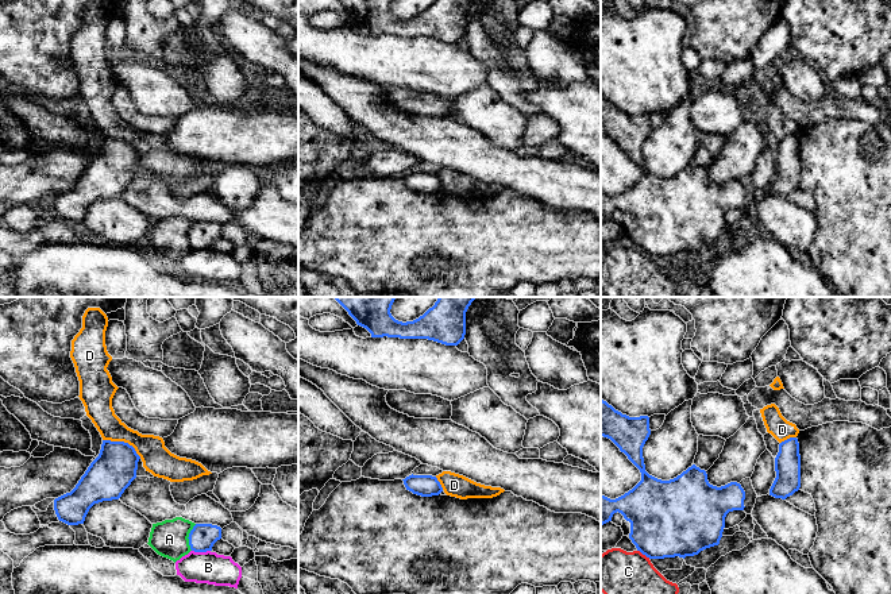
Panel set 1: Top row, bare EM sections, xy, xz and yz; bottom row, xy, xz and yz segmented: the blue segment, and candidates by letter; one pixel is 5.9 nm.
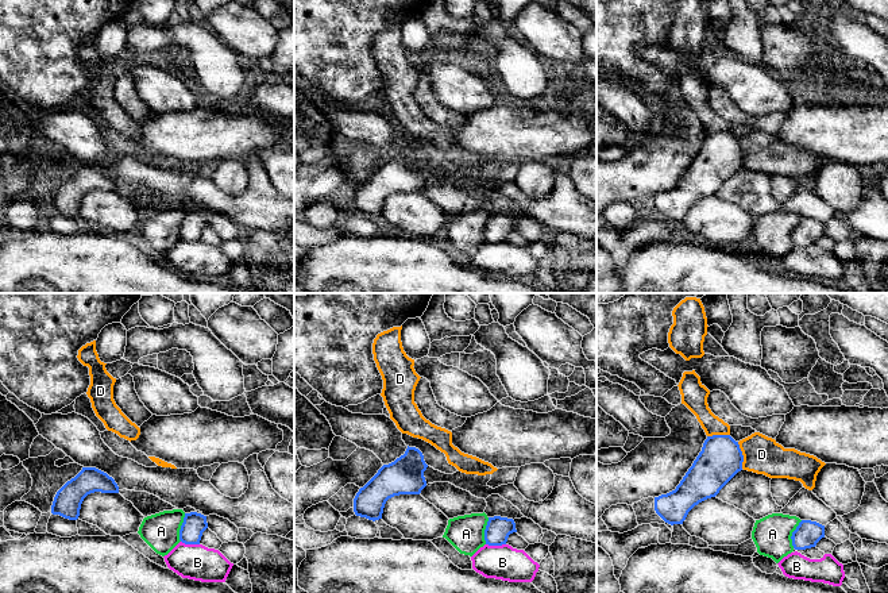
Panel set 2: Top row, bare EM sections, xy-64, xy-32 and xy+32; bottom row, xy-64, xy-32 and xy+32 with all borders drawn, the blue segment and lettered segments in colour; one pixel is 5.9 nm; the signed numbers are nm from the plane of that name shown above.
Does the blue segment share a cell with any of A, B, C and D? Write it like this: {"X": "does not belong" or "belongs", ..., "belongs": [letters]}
{"A": "does not belong", "B": "does not belong", "C": "does not belong", "D": "does not belong", "belongs": []}

